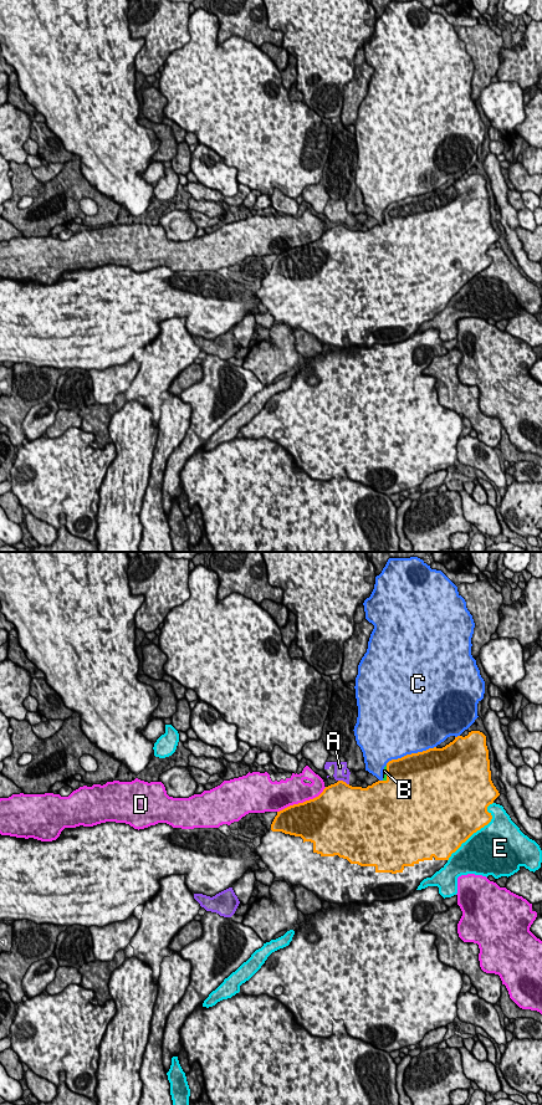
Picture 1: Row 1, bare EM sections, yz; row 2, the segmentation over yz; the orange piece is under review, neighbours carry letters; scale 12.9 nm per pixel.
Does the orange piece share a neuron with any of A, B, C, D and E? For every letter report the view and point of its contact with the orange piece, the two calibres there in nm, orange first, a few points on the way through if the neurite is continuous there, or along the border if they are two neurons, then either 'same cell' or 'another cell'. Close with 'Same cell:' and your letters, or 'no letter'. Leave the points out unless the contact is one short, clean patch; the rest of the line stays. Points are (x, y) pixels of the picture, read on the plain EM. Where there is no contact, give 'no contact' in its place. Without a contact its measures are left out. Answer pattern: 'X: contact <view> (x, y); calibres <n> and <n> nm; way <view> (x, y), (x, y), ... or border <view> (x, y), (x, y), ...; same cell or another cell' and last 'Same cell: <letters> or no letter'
A: contact yz (342, 224); calibres 440 and 140 nm; another cell
B: contact yz (387, 216); calibres 500 and 60 nm; same cell
C: contact yz (412, 197); calibres 500 and 500 nm; another cell
D: contact yz (301, 246); calibres 500 and 340 nm; another cell
E: contact yz (476, 274); calibres 500 and 480 nm; another cell
Same cell: B

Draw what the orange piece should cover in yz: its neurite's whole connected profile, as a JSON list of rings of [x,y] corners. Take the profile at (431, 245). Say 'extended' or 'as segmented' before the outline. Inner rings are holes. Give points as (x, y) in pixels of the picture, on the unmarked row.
extended; [[[471,174],[465,180],[457,179],[443,191],[434,190],[423,195],[406,198],[398,203],[392,203],[384,210],[383,216],[384,221],[382,224],[367,231],[352,230],[343,224],[338,224],[326,230],[318,240],[277,255],[271,271],[262,280],[261,287],[255,292],[256,297],[273,317],[273,326],[285,324],[291,332],[295,328],[301,328],[308,334],[312,334],[321,344],[329,347],[373,347],[374,344],[390,344],[406,341],[418,332],[424,322],[431,321],[436,314],[444,311],[451,297],[455,296],[462,286],[491,265],[492,259],[487,255],[487,250],[500,239],[491,224],[486,179],[480,174]]]

